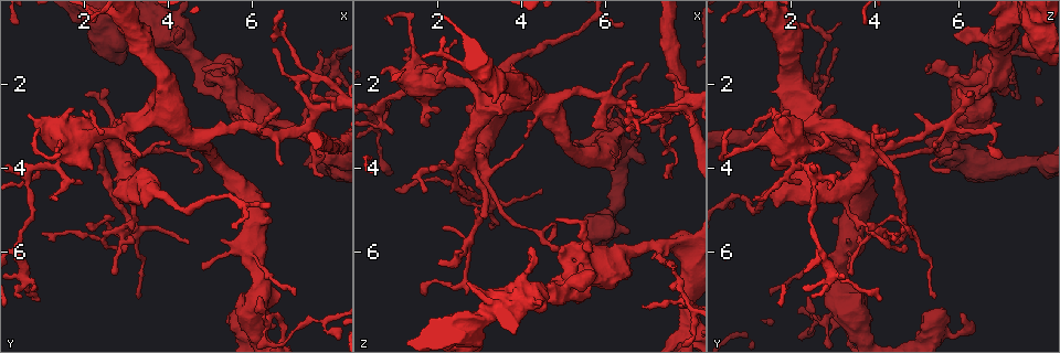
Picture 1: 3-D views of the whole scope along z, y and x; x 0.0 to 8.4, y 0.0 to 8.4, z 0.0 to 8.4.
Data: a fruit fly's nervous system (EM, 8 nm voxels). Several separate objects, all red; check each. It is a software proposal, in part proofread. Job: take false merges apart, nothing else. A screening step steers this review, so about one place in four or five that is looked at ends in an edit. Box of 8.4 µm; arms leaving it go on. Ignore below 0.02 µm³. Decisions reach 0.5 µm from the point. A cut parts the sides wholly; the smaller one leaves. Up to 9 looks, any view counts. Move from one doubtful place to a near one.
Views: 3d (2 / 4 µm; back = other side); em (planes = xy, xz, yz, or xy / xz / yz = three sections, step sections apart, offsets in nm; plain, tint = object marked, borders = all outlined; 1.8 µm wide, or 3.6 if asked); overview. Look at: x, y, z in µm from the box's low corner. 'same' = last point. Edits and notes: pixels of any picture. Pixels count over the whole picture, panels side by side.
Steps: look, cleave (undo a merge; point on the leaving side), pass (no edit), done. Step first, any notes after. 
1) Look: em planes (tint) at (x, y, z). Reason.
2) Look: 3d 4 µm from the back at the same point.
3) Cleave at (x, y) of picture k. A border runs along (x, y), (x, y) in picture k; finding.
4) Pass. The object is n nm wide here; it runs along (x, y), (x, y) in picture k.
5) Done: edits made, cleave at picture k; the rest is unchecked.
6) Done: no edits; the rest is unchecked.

Look: em yz step 4 (tint) at (7.30, 3.05, 2.80).

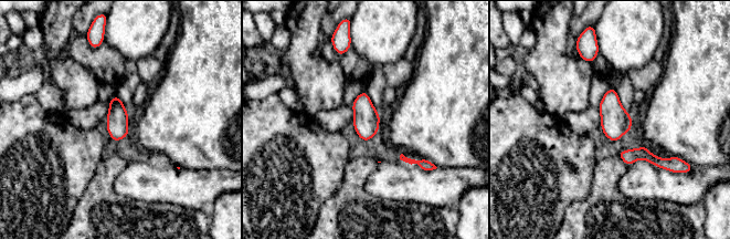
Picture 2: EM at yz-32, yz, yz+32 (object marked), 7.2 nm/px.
Look: em planes (borders) at the same point. Another direction.

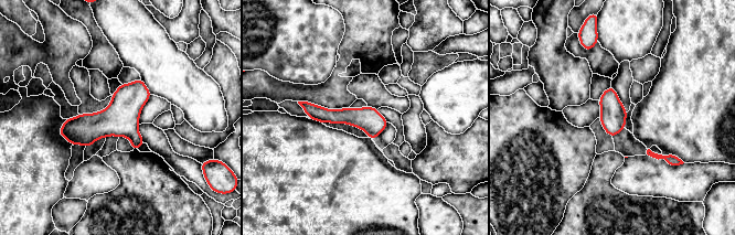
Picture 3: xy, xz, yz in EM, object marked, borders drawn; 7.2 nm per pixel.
Pass. It runs along (147, 94), (112, 121), (62, 131) in picture 3; all the same neuron.

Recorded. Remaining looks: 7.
Look: em planes (plain) at (4.00, 2.65, 1.95). Abrupt turn.

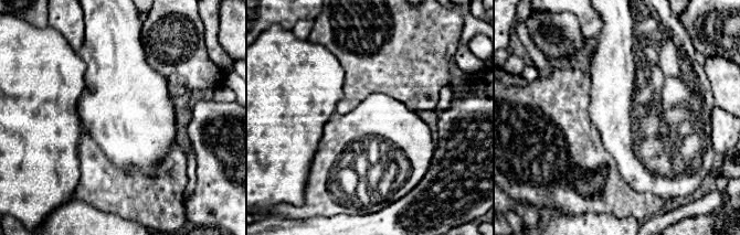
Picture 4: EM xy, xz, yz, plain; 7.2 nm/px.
Look: em planes (tint) at the same point. With the object marked.

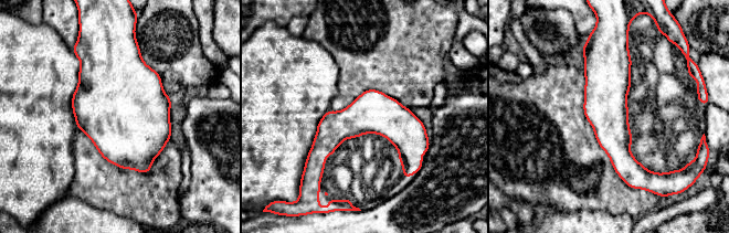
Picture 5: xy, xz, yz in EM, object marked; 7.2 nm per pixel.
Pass. Continuous, no second neuron.

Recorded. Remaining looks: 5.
Look: 3d 4 µm at (2.75, 3.55, 3.85). Abrupt turn.

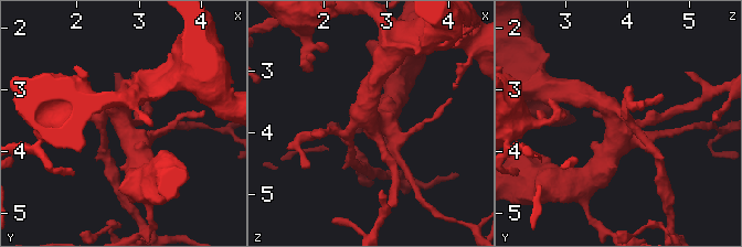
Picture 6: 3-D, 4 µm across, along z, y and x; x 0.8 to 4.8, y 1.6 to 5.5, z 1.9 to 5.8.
Look: em xz step 8 (tint) at (2.70, 3.55, 3.85). Need the tissue.

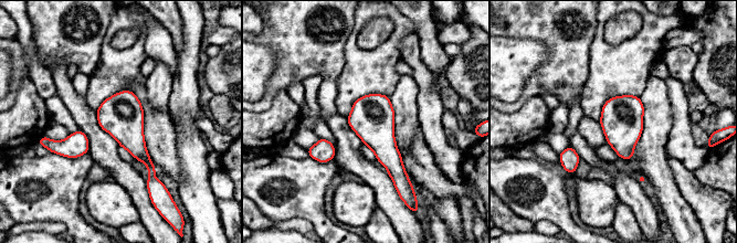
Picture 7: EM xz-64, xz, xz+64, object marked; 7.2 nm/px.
Look: em planes (borders) at the same point. Another direction.

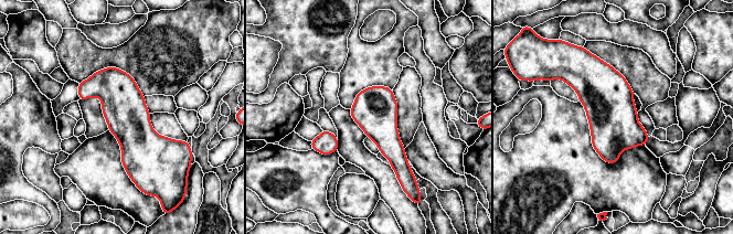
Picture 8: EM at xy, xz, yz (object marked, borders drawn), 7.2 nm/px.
Pass. Continuous, no second neuron.

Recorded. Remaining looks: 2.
Look: em planes (borders) at (4.35, 1.20, 7.05).

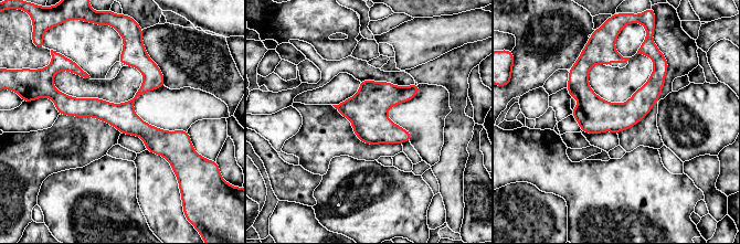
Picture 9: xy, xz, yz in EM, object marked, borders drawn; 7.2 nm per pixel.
Pass. It runs along (127, 54), (147, 72), (129, 116), (172, 162) in picture 9; continuous, no second neuron.

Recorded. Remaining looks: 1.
Done: no edits; the rest is unchecked.

